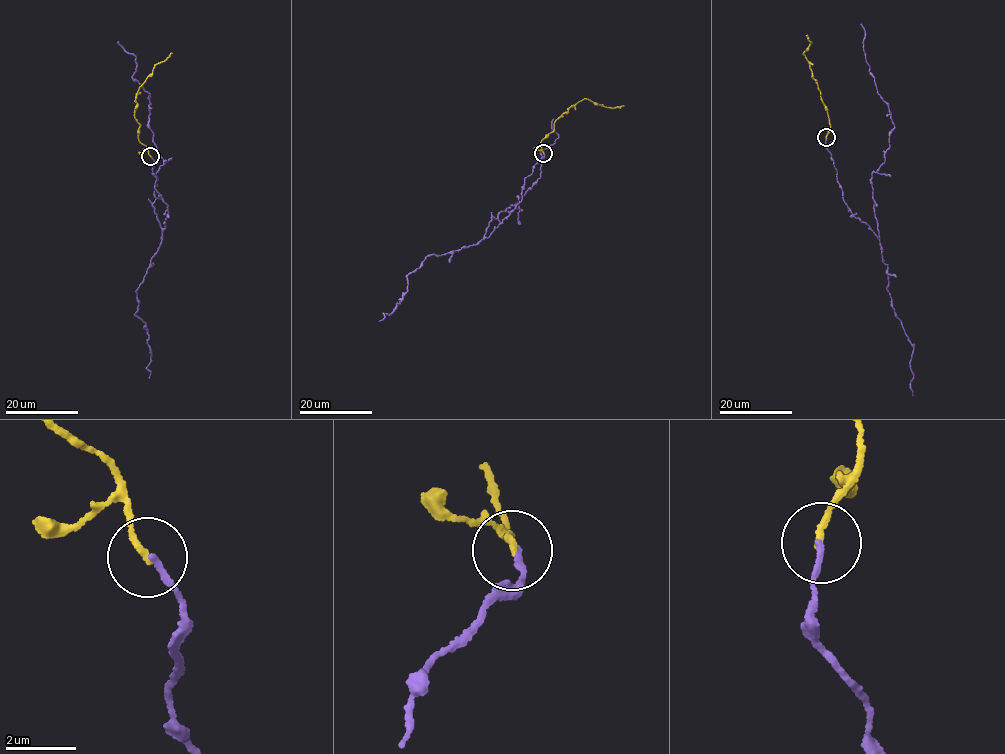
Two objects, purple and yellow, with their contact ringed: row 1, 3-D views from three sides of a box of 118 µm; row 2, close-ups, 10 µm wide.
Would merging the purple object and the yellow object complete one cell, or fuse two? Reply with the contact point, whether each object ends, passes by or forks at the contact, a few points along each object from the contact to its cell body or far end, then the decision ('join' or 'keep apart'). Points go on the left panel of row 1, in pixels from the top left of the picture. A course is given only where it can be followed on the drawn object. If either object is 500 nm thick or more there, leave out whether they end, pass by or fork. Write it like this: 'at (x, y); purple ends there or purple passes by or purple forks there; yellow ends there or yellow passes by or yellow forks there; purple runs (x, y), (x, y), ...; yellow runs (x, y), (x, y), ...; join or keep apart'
at (150, 156); purple ends there; yellow ends there; purple runs (151, 156), (167, 208), (163, 229), (152, 205), (163, 162), (149, 126), (149, 94), (118, 41); yellow runs (150, 156), (147, 146), (138, 141), (140, 125), (134, 116), (135, 93), (157, 64), (172, 53); join

